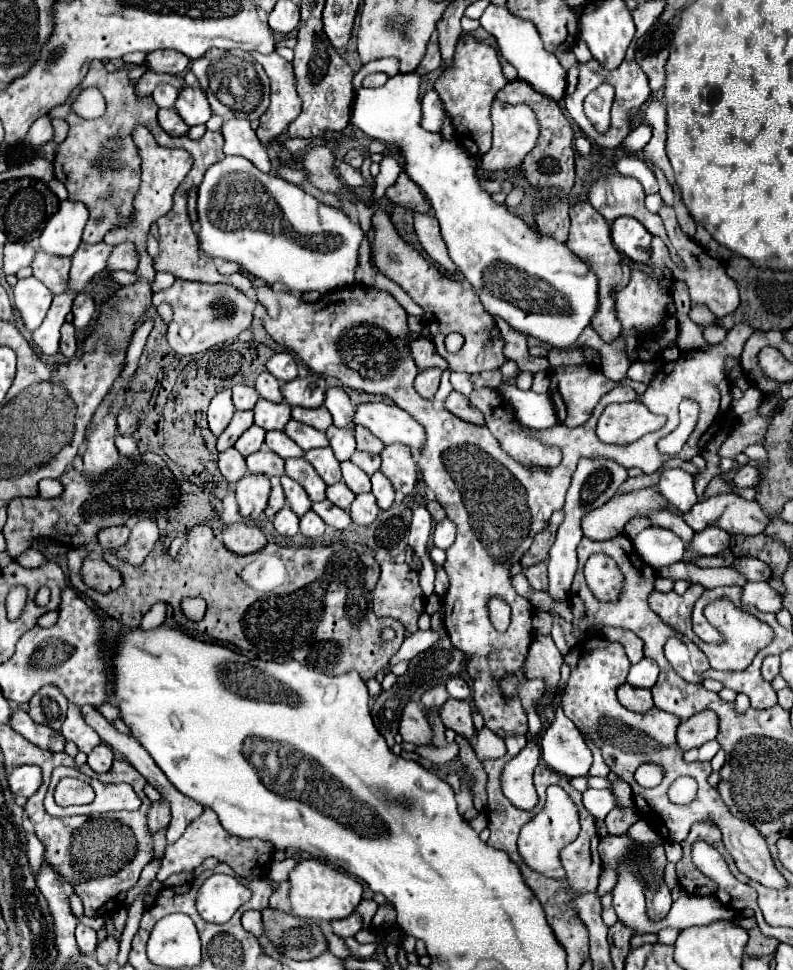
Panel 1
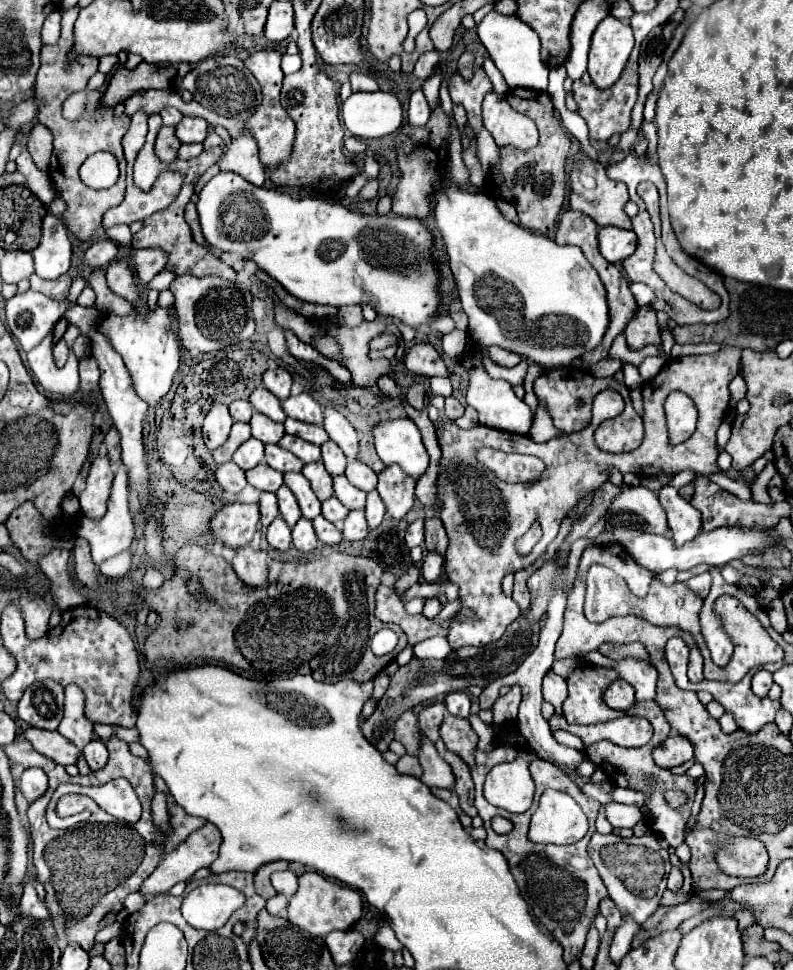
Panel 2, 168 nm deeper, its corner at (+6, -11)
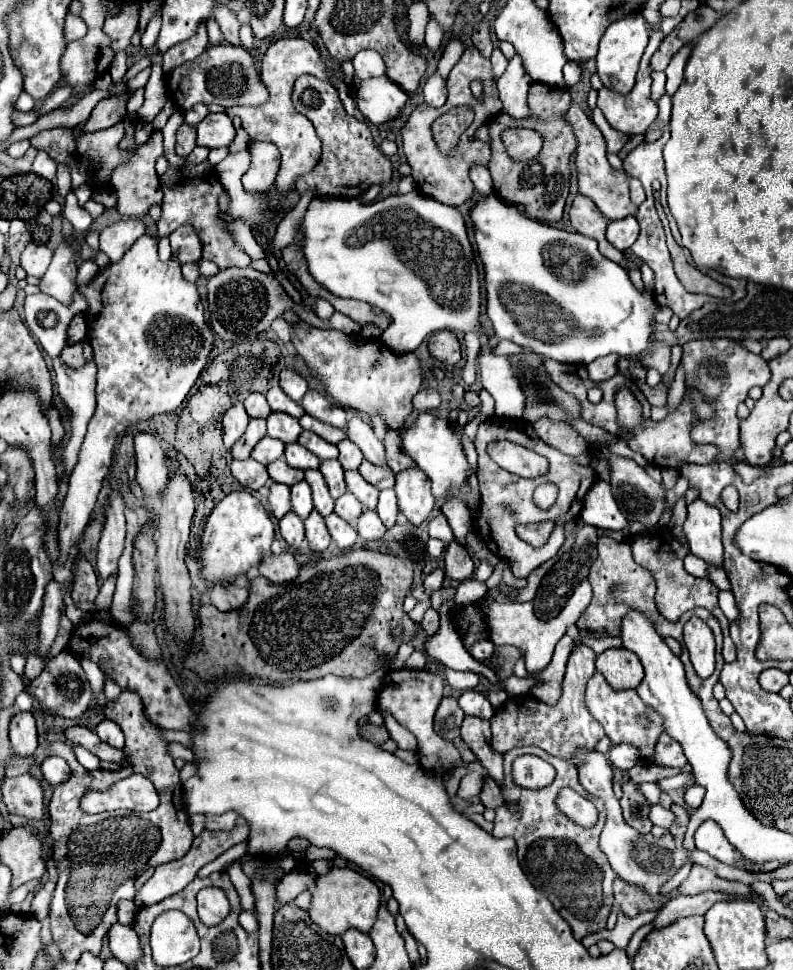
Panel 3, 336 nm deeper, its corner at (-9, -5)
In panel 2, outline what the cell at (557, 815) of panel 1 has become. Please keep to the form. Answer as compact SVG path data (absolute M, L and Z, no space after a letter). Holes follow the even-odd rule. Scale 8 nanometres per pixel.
M546 789L530 821L530 839L536 843L570 845L588 831L588 819L580 805L566 793Z

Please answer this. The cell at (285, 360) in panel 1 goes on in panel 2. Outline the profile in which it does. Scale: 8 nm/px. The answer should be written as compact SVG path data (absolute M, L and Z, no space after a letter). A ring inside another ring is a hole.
M276 367L276 369L268 369L264 373L264 387L276 395L280 401L288 399L290 395L290 387L292 387L292 377L284 367Z

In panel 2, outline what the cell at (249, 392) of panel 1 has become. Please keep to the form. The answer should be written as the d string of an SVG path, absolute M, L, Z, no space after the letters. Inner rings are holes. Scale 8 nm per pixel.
M234 401L234 403L230 403L230 415L234 417L234 421L248 423L252 413L254 413L254 407L250 405L250 401Z

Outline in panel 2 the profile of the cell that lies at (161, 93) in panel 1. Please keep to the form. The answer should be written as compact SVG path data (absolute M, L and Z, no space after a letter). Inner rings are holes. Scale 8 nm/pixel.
M168 107L168 109L164 109L162 113L162 119L164 119L164 125L170 125L170 127L176 127L180 121L182 121L182 113L178 111L178 109L174 109L174 107Z

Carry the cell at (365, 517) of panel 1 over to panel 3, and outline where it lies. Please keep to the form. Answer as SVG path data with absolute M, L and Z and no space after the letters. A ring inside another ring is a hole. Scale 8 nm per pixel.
M365 509L365 511L361 513L361 517L357 519L357 527L355 527L355 529L357 529L359 537L365 539L365 541L381 539L383 533L385 533L385 525L381 523L379 515L377 515L375 511L369 511L369 509Z

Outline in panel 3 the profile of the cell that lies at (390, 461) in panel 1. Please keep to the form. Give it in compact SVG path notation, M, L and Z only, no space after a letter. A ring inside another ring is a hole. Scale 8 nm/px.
M407 467L397 473L395 493L399 501L399 511L413 525L421 525L435 505L435 497L431 495L431 483L419 467Z

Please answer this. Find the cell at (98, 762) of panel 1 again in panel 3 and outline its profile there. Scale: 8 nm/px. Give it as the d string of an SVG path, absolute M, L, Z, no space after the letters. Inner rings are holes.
M103 719L97 727L95 727L95 733L99 735L99 739L115 749L123 749L123 733L119 729L119 725L115 725L113 721L109 719Z

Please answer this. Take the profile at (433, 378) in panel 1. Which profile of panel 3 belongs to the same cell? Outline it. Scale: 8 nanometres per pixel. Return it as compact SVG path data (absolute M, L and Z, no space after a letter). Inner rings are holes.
M421 389L415 397L413 397L413 407L417 411L433 411L437 409L441 403L441 397L435 389Z

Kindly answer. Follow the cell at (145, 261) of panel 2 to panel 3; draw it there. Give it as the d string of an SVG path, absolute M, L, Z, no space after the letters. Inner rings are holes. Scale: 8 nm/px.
M179 227L169 235L169 241L179 263L195 263L197 259L201 259L199 237L195 237L195 231L191 227Z

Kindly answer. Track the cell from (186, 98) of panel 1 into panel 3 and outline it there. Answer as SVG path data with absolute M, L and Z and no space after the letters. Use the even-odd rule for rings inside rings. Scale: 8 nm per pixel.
M209 113L199 125L197 125L197 145L203 147L227 147L235 137L233 123L227 113Z

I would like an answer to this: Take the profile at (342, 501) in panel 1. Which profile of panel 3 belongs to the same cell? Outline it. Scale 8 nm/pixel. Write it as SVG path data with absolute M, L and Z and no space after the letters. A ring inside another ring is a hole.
M343 493L337 501L335 501L335 513L339 517L343 517L349 523L355 523L359 519L359 515L363 513L363 505L359 505L359 501L355 501L355 497L351 497L351 493Z

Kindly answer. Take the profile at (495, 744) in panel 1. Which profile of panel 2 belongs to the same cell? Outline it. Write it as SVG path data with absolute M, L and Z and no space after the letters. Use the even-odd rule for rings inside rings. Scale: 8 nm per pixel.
M470 715L470 723L472 723L472 729L478 733L480 737L480 743L478 743L478 749L482 751L490 751L494 747L494 725L486 725L478 715Z

